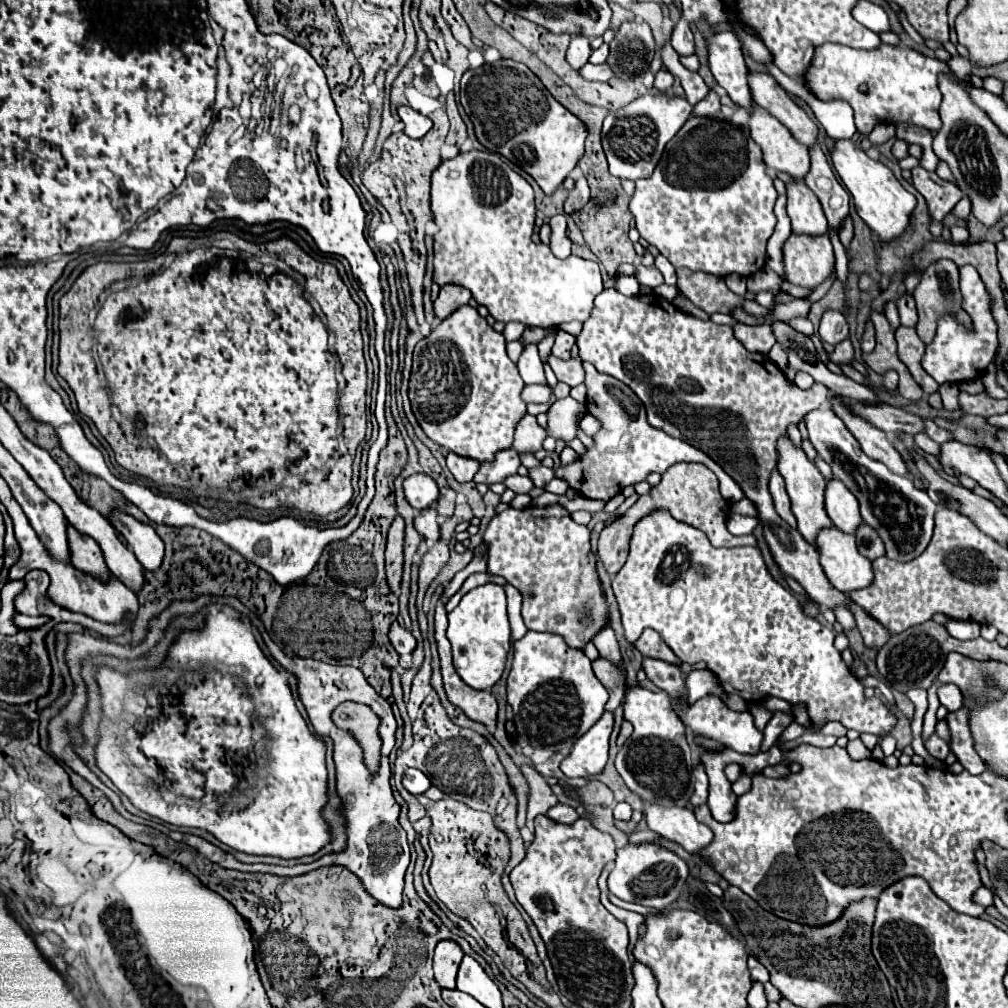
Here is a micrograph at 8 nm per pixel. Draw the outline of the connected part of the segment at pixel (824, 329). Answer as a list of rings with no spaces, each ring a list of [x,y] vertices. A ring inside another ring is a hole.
[[[827,311],[821,319],[821,325],[819,325],[819,335],[821,339],[835,347],[839,345],[843,339],[847,339],[849,335],[849,325],[845,321],[845,315],[839,313],[839,311]]]

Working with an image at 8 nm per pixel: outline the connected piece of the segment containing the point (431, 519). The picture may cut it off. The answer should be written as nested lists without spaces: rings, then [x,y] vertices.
[[[433,507],[415,515],[415,529],[429,541],[429,545],[433,545],[441,539],[441,531],[439,531],[435,517],[437,517],[437,511]]]

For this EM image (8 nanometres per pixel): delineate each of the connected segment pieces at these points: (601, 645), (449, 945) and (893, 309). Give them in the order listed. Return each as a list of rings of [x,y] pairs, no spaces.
[[[607,625],[607,627],[603,627],[601,631],[595,633],[593,645],[599,649],[599,653],[601,653],[605,659],[609,659],[609,661],[613,661],[613,663],[619,663],[619,661],[621,661],[621,659],[619,659],[619,657],[621,657],[619,645],[617,645],[617,639],[615,639],[615,633],[613,633],[611,625]]]
[[[443,939],[437,943],[433,953],[433,971],[435,971],[435,981],[441,987],[455,989],[455,975],[461,959],[463,959],[463,951],[459,943],[451,939]]]
[[[894,300],[888,301],[884,305],[886,318],[891,326],[896,330],[900,326],[899,312]]]

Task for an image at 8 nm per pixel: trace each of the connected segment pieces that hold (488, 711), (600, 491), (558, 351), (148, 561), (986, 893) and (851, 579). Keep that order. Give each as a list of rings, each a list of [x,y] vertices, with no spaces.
[[[445,605],[435,607],[435,639],[439,643],[439,657],[441,657],[441,673],[443,683],[449,701],[459,707],[467,717],[481,721],[489,727],[489,731],[495,729],[495,717],[497,717],[497,701],[489,691],[475,691],[459,679],[453,661],[451,661],[451,645],[445,637],[447,631],[447,611]]]
[[[583,362],[583,369],[585,369],[585,387],[587,387],[587,411],[591,411],[603,423],[603,427],[595,435],[595,445],[587,449],[587,455],[579,457],[575,463],[567,467],[557,467],[555,477],[567,479],[569,487],[581,491],[583,497],[609,501],[623,487],[643,481],[653,471],[665,473],[671,465],[677,465],[681,461],[695,461],[707,465],[717,475],[719,489],[725,499],[735,503],[745,497],[741,487],[703,451],[691,447],[689,443],[683,443],[681,439],[667,435],[665,431],[651,427],[647,423],[643,403],[625,383],[619,383],[615,377],[599,373],[589,362]]]
[[[559,331],[559,333],[555,335],[553,355],[557,355],[559,359],[569,359],[573,345],[575,345],[575,337],[569,335],[569,333],[565,333],[565,331]]]
[[[115,511],[109,521],[127,539],[137,561],[147,571],[155,571],[155,567],[159,567],[159,563],[163,563],[165,545],[151,525],[143,525],[137,519],[133,519],[131,515],[125,515],[121,511]]]
[[[979,887],[973,893],[973,901],[979,903],[979,905],[983,905],[983,907],[989,907],[989,905],[993,905],[993,893],[987,887]]]
[[[825,529],[819,533],[817,549],[823,571],[827,571],[827,579],[839,591],[851,593],[873,583],[871,561],[859,555],[853,535],[845,535],[839,529]]]

